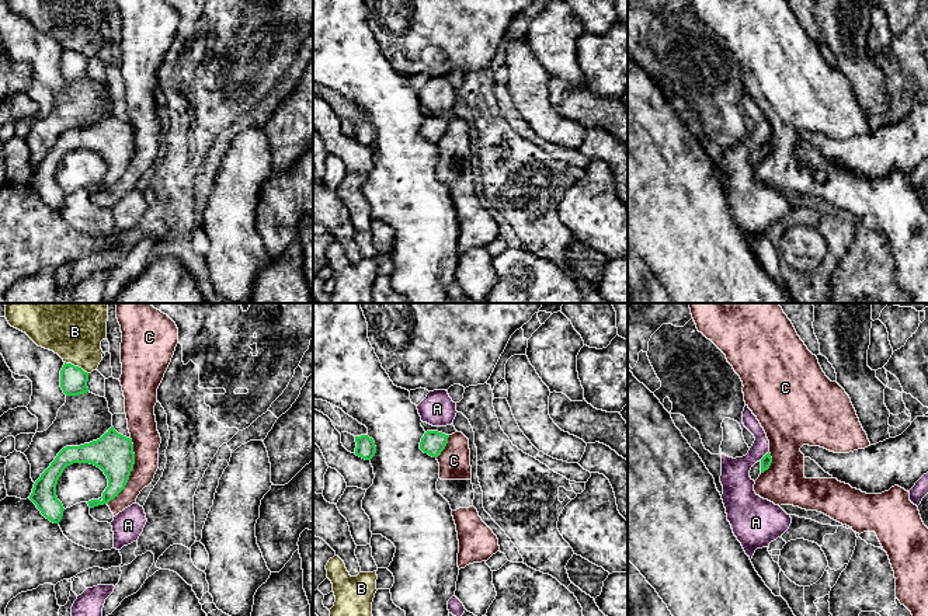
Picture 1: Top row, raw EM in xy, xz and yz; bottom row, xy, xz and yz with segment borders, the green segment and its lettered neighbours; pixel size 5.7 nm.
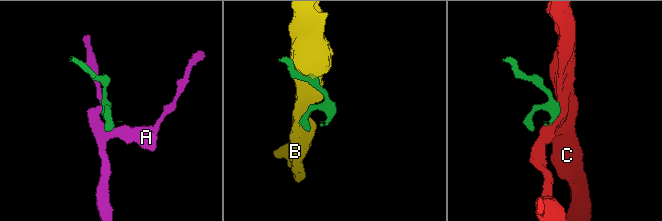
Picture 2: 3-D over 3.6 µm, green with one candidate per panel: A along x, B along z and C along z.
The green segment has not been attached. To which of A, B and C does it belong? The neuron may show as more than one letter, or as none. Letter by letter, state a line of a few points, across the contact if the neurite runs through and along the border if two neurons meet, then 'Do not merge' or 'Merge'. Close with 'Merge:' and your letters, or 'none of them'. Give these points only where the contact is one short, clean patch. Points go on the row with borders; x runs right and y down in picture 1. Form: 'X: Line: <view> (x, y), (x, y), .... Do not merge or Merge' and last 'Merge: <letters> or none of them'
A: Line: yz (768, 451), (760, 459). Do not merge
B: Do not merge
C: Merge
Merge: C

